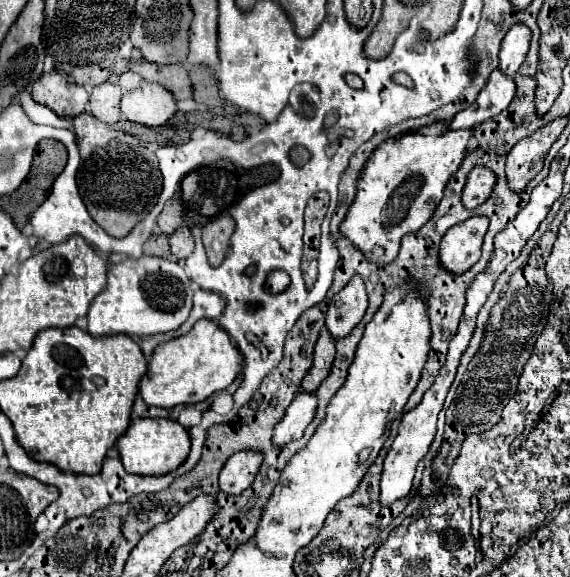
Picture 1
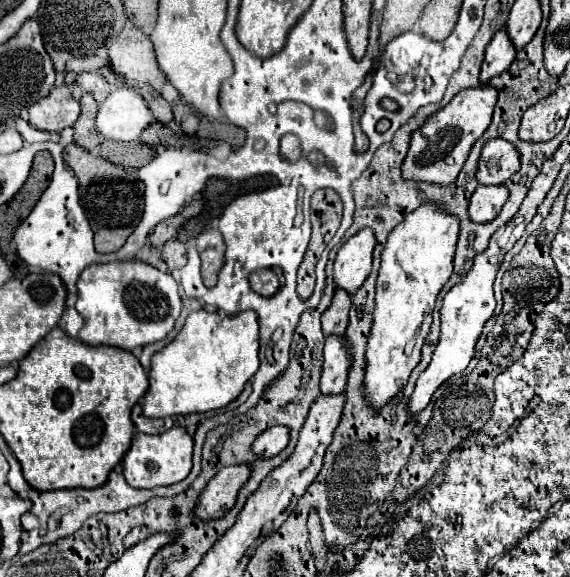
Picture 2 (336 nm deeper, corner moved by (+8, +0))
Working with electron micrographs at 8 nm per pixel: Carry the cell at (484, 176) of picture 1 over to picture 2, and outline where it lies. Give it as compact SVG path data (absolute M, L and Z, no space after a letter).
M492 139L482 147L476 179L480 185L502 185L520 169L518 151L504 139Z

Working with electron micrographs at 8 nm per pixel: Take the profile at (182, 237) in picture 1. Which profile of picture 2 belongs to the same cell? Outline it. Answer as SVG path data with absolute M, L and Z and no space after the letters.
M170 239L162 249L162 259L166 261L168 269L180 269L186 265L186 247L178 239Z

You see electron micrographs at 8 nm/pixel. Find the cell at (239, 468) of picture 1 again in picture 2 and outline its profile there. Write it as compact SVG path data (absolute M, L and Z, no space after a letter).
M276 425L276 427L270 427L268 431L260 433L254 439L252 453L258 459L270 459L270 457L278 455L286 445L288 445L288 429L284 429L282 425Z

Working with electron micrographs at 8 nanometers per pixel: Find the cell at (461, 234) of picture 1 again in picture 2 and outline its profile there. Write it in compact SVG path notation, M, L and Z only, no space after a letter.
M504 185L478 187L470 197L468 217L474 223L490 223L508 199L508 189Z

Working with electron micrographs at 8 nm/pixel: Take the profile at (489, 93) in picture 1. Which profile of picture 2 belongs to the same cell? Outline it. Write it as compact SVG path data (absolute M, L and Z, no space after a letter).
M506 29L498 31L486 47L486 57L484 57L482 71L480 71L480 83L486 85L490 77L502 75L512 65L514 57L516 57L516 49L512 47L512 43L508 43Z

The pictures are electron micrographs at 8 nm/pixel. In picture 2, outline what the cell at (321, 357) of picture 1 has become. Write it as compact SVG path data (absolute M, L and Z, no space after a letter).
M336 289L330 307L322 313L324 335L344 335L344 329L348 325L350 305L352 305L352 297L346 291Z

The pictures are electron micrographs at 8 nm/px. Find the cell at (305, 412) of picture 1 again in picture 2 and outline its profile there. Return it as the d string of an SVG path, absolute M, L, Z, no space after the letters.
M336 335L326 337L320 395L340 395L344 391L348 363L350 359L348 359L348 349L344 347L344 337L336 337Z

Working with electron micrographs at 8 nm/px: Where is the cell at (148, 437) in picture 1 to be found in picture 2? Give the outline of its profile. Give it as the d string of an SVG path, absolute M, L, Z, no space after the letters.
M172 427L160 435L136 433L132 439L132 447L122 459L122 467L128 485L136 489L154 489L160 485L178 483L186 479L192 469L192 437L184 427Z

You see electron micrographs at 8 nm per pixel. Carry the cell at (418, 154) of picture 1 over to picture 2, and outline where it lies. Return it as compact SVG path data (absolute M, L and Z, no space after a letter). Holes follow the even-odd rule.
M476 87L460 91L446 107L426 119L426 123L412 133L408 155L402 163L402 179L426 181L432 185L450 185L458 177L472 143L482 137L492 121L496 105L496 89ZM454 157L454 159L452 158Z

